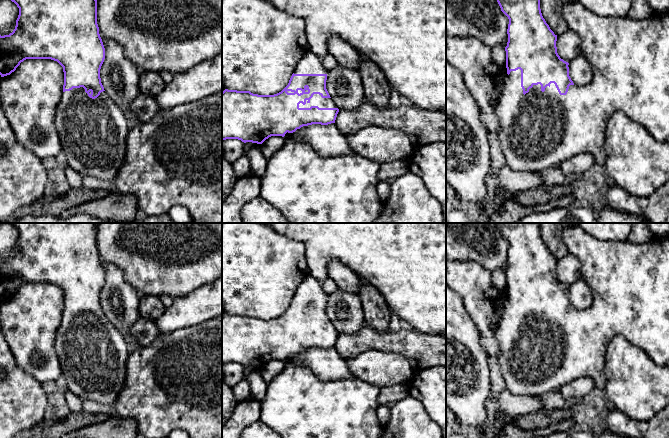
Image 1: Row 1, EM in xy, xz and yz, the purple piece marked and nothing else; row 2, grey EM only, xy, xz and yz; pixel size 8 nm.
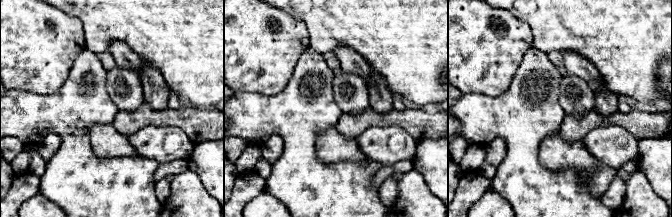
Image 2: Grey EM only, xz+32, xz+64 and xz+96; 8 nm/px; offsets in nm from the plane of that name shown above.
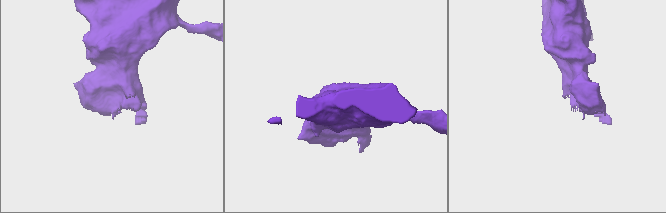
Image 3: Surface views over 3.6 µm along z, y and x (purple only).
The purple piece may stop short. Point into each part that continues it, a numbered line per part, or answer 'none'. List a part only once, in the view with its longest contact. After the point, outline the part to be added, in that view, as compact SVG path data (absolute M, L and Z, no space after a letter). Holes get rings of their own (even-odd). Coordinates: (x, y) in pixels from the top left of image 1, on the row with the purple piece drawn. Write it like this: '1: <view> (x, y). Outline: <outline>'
1: yz (630, 59). Outline: M578 2L566 3L562 8L562 15L567 23L568 29L576 32L581 37L582 54L590 63L593 70L592 81L585 86L570 85L566 95L560 95L555 84L551 83L541 91L541 85L533 85L529 92L523 94L521 87L521 70L511 71L506 77L502 88L501 96L496 107L496 114L499 119L500 128L497 133L498 140L506 160L506 165L511 170L518 172L543 172L544 170L560 165L564 160L577 154L591 155L595 163L603 167L606 160L605 153L605 129L610 116L615 111L622 111L629 119L643 126L658 141L668 140L669 137L669 15L653 14L649 18L636 21L627 17L606 18L594 14Z

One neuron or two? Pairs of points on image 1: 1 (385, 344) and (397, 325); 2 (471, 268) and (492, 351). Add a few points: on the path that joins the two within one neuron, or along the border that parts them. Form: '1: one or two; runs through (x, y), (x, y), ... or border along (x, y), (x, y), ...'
1: two; border along (405, 325), (397, 331), (390, 331), (388, 329)
2: one; runs through (476, 289), (485, 304), (487, 330)

